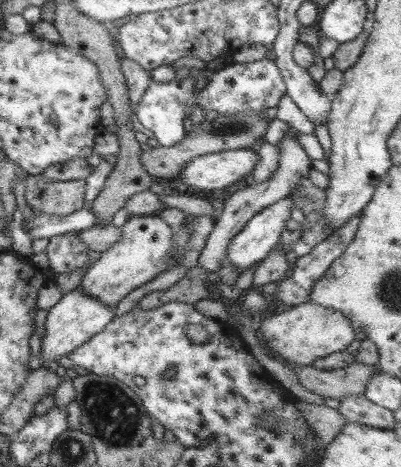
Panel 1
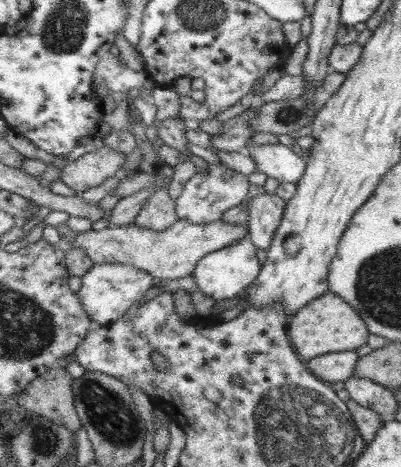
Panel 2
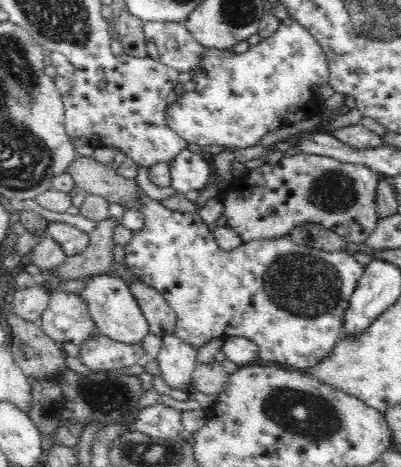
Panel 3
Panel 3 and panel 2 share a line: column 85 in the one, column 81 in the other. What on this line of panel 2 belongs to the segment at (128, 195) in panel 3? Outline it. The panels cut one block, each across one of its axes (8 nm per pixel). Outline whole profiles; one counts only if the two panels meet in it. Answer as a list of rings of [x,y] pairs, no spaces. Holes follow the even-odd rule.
[[[105,146],[71,160],[61,168],[61,182],[67,186],[69,194],[83,194],[85,190],[103,184],[113,174],[119,174],[119,168],[127,164],[127,156],[119,154]]]

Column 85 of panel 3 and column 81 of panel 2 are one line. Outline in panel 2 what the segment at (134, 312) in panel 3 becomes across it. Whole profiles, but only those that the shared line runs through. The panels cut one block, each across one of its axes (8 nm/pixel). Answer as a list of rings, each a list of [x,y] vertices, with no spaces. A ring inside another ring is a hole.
[[[107,262],[107,264],[93,264],[83,276],[81,276],[81,288],[77,292],[79,302],[83,304],[85,312],[89,318],[99,324],[113,324],[119,320],[131,306],[141,302],[141,298],[147,294],[149,288],[157,286],[161,280],[151,276],[147,270],[129,266],[129,264],[117,264],[117,262]]]

